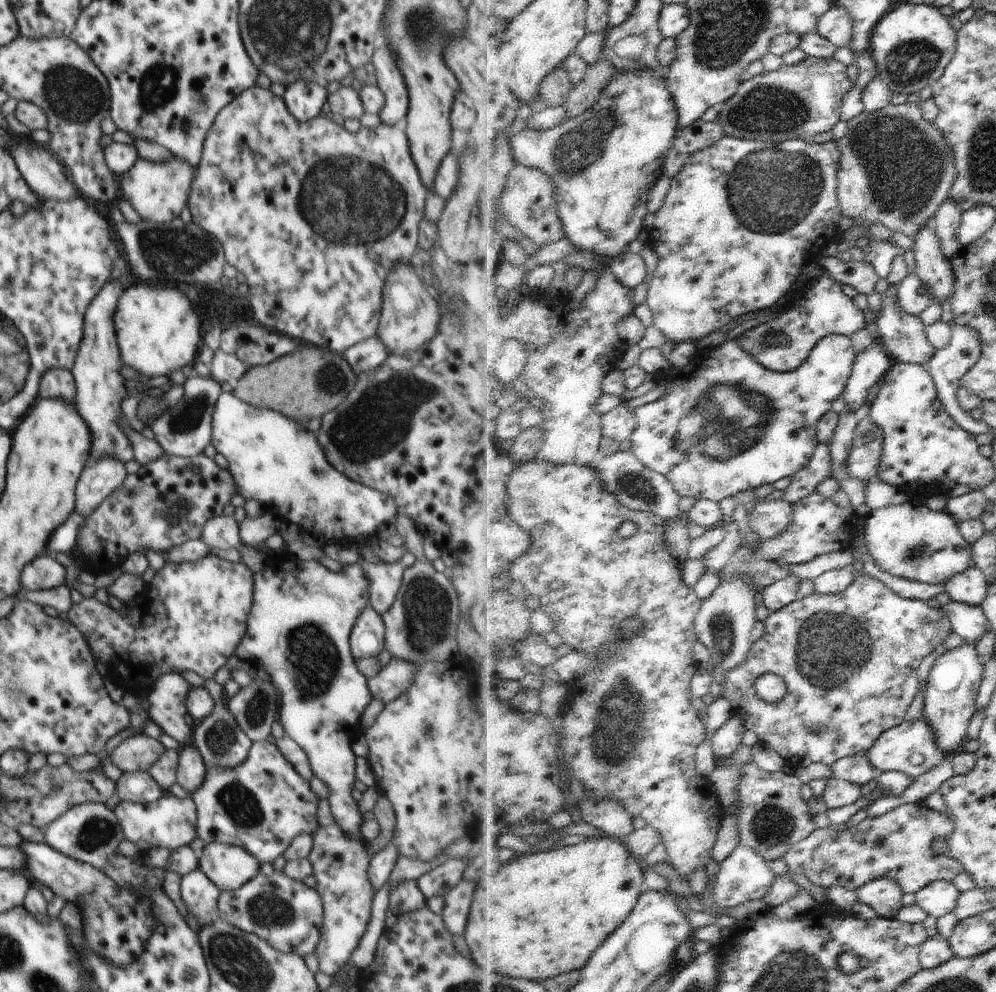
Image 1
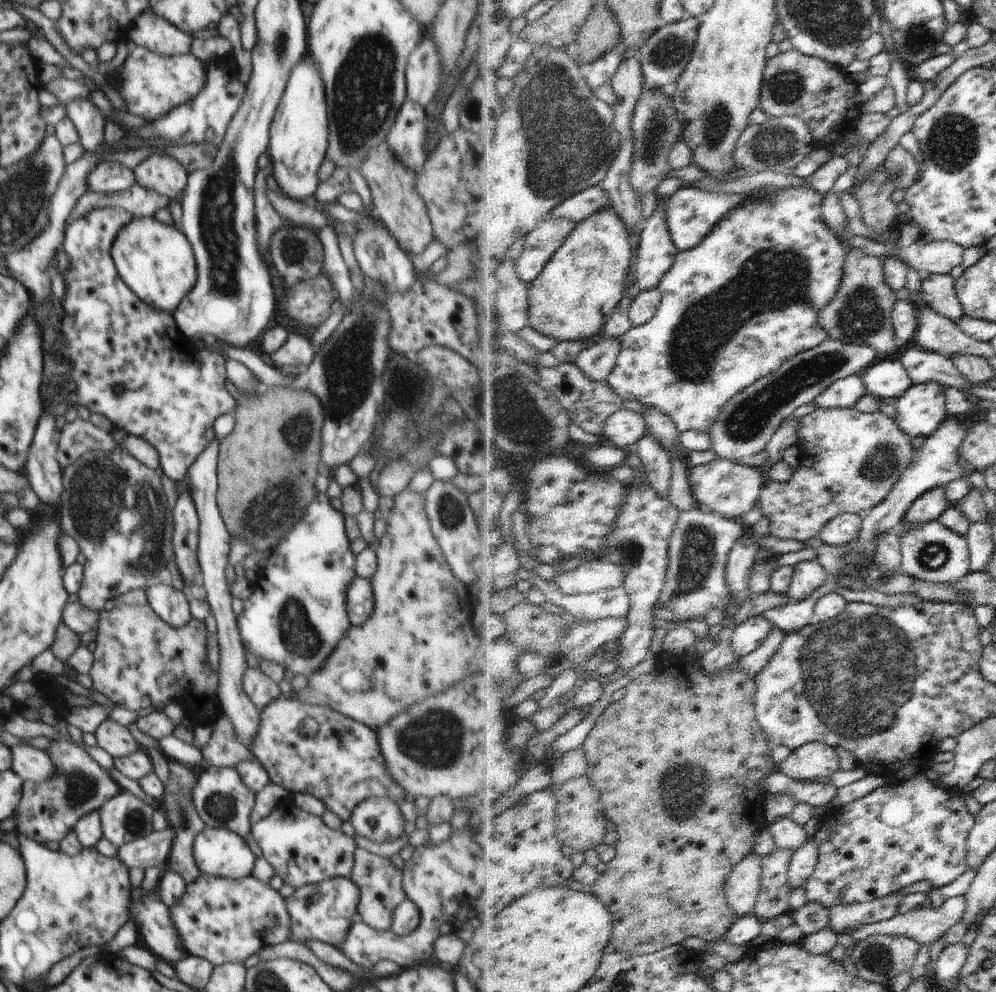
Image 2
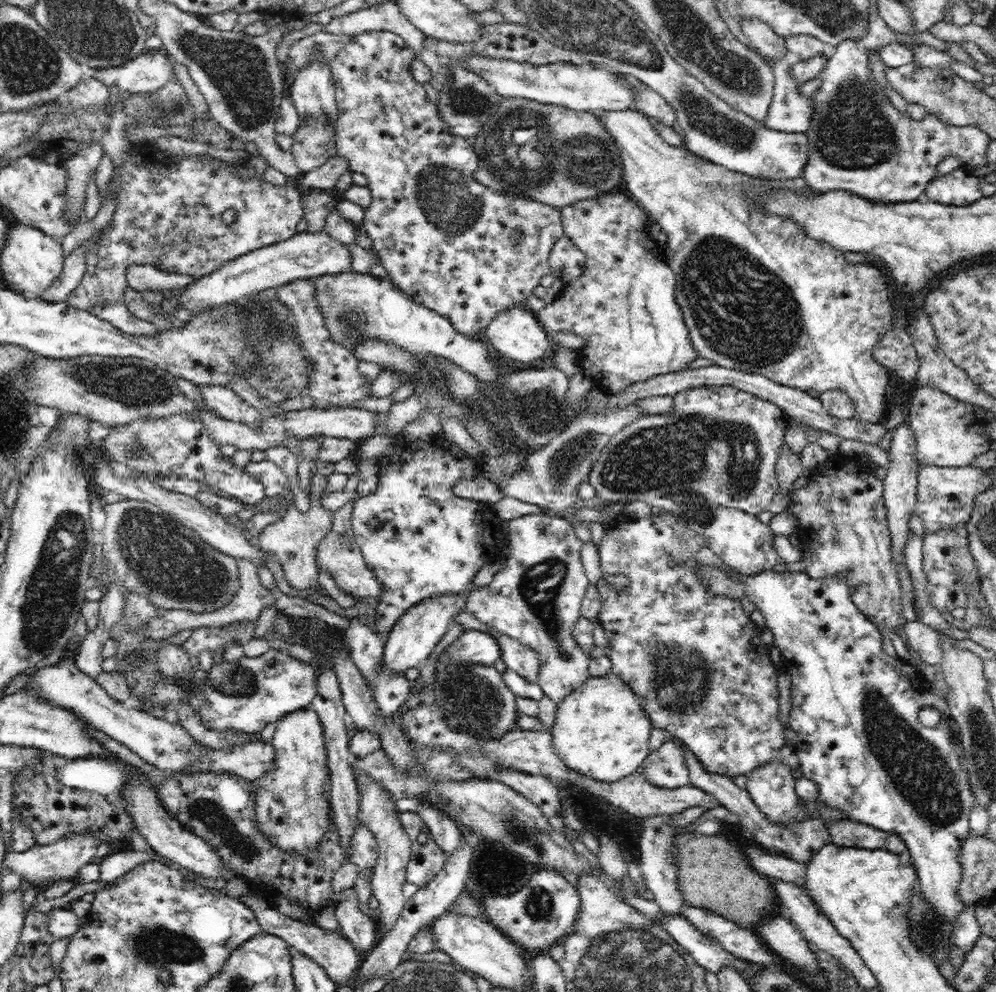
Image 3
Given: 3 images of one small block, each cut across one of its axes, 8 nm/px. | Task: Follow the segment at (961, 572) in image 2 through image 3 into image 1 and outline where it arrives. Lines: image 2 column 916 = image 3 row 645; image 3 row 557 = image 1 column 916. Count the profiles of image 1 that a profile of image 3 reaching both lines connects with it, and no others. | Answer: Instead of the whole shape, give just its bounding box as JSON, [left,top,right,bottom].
[864,502,974,584]

